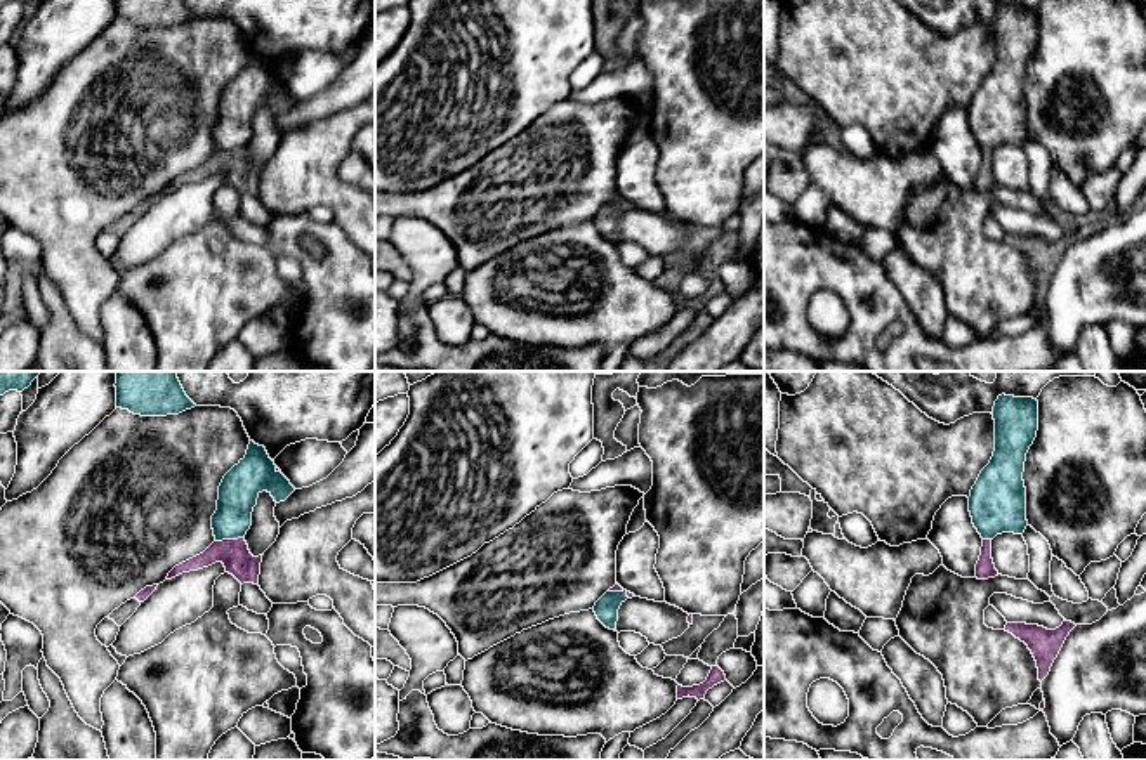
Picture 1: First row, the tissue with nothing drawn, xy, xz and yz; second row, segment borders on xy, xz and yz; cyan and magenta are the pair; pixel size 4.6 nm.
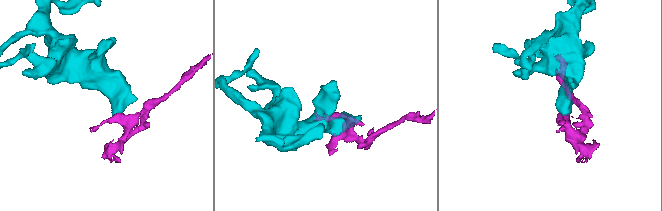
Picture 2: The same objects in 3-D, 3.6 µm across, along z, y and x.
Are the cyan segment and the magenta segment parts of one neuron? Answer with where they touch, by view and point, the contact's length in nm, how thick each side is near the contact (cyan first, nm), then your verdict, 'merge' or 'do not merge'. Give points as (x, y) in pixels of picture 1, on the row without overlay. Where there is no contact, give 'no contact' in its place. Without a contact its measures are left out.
meets cyan in xy at (228, 150); contact 130 nm long; 190 nm thick on the cyan side, 140 nm on the other; merge

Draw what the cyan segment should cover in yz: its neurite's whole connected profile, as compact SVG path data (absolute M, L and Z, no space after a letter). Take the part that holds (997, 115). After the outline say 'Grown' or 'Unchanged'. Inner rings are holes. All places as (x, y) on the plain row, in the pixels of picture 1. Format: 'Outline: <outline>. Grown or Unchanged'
Outline: M1002 5L991 26L995 62L969 108L972 135L983 149L976 175L978 191L998 187L991 170L991 151L1002 144L1023 146L1028 137L1023 83L1038 42L1038 12Z. Grown

